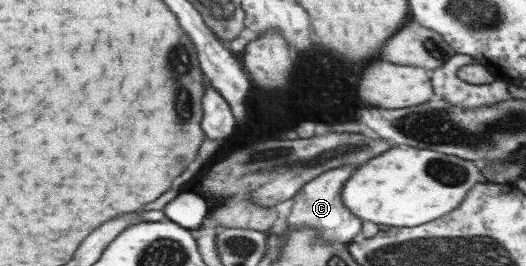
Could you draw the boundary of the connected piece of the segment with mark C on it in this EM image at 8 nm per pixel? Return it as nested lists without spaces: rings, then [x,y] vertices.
[[[342,164],[334,169],[328,169],[324,174],[306,182],[306,185],[300,189],[300,200],[298,194],[294,194],[294,202],[290,207],[290,214],[286,217],[286,225],[290,229],[298,229],[298,227],[308,227],[314,229],[314,233],[318,235],[318,241],[326,241],[326,243],[349,243],[352,237],[361,231],[362,221],[352,215],[344,205],[342,205],[342,186],[345,185],[350,174],[354,173],[358,165]]]

